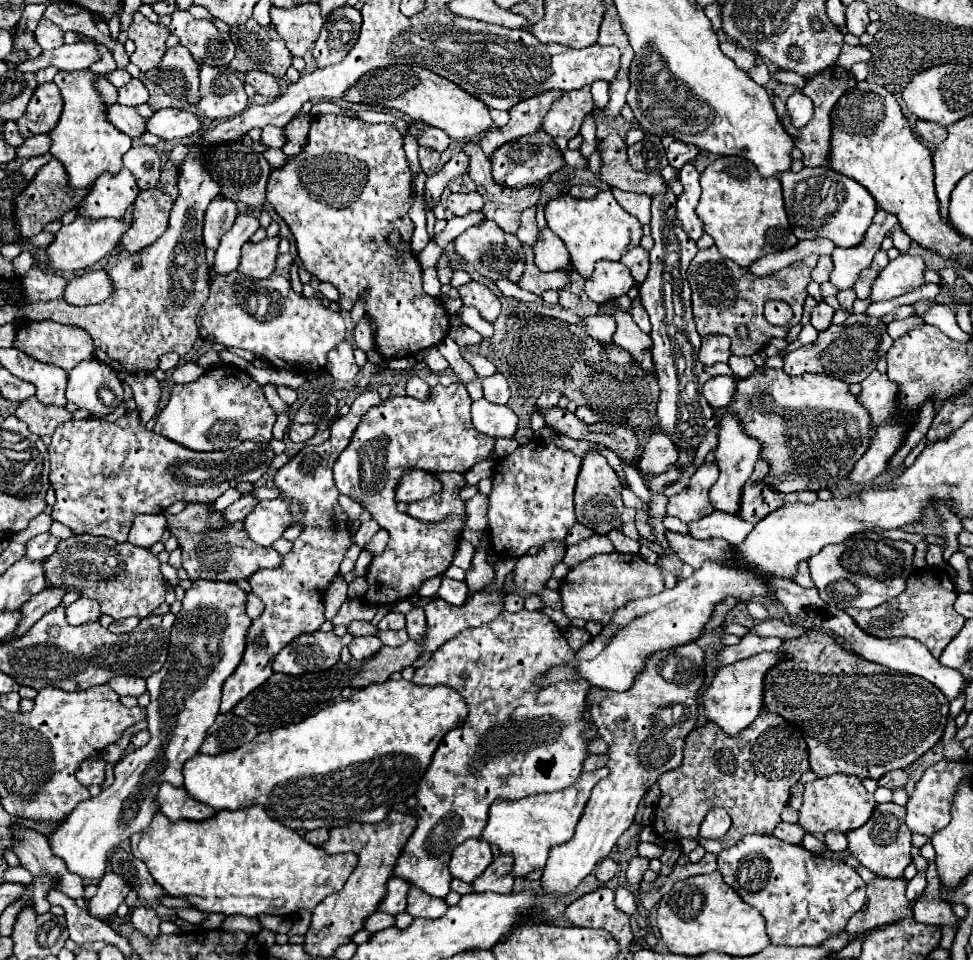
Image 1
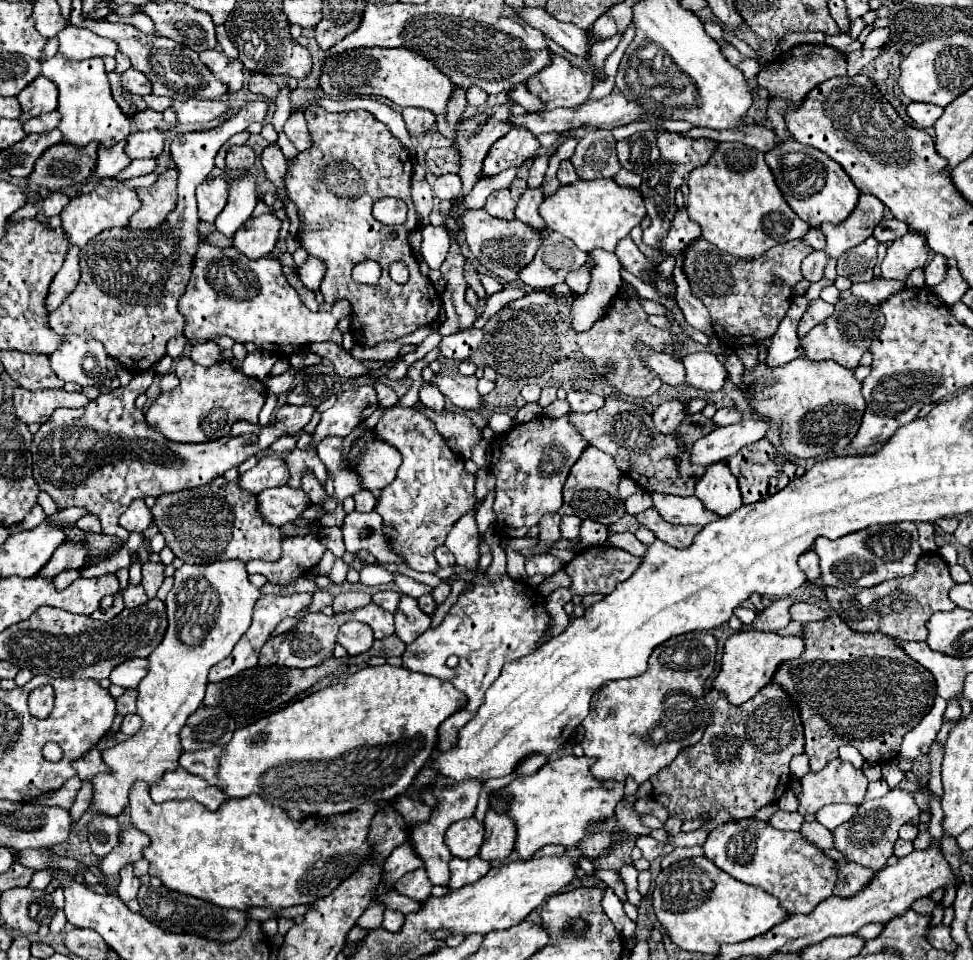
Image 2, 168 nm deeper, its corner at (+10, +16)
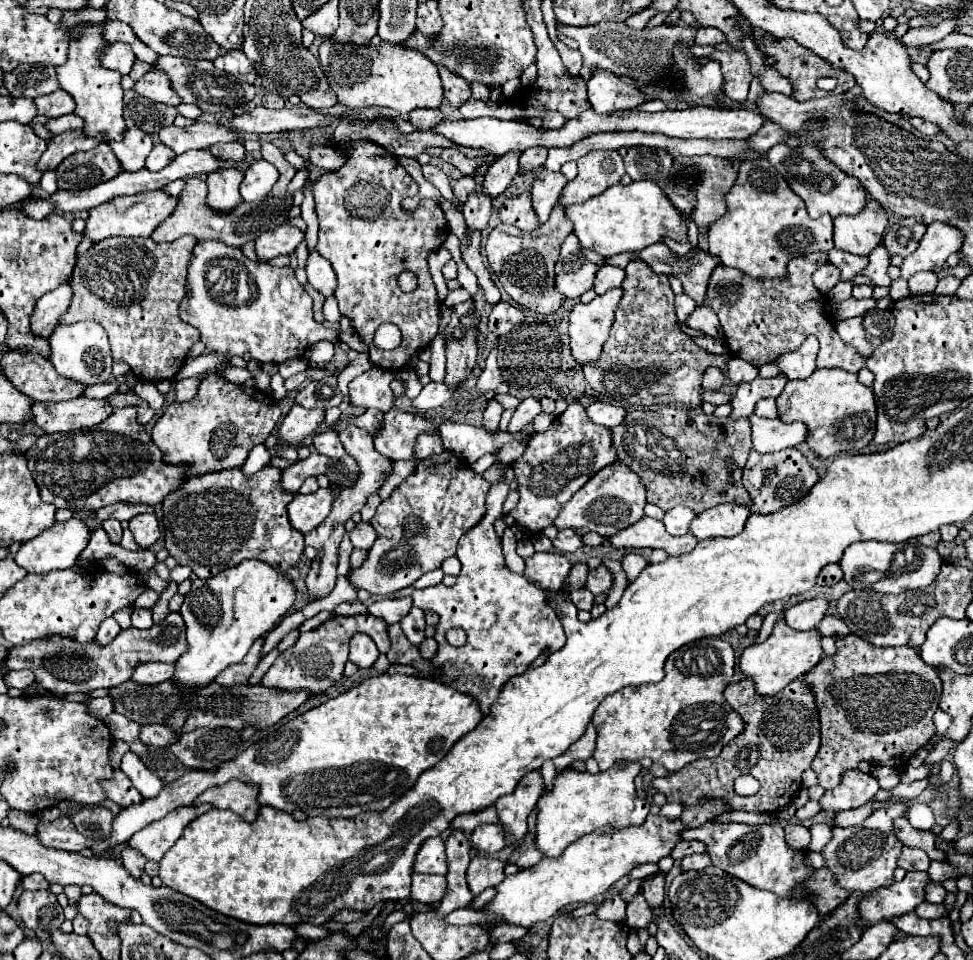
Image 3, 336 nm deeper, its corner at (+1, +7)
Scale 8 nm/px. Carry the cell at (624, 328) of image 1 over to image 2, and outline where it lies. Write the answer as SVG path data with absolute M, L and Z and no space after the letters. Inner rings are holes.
M637 344L637 350L643 356L645 364L651 370L655 370L665 384L669 384L669 386L685 384L685 366L683 366L683 362L679 362L673 356L663 354L663 352L651 352L643 344Z

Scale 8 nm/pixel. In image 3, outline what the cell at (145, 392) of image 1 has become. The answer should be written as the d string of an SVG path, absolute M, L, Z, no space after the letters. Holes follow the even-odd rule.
M182 379L176 383L176 401L190 401L198 391L200 379Z

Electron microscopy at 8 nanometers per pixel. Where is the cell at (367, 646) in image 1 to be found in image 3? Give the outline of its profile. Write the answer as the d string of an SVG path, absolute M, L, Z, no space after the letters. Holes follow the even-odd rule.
M356 633L350 639L350 661L358 667L372 667L378 659L380 651L376 643L366 633Z

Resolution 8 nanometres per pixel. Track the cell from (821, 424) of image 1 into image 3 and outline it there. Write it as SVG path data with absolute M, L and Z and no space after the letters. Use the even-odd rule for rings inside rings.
M816 369L808 379L788 381L784 391L776 397L778 419L784 423L800 421L808 427L806 445L818 459L828 459L844 453L860 451L870 445L876 431L876 403L870 387L858 381L858 375L848 373L844 369ZM850 419L858 421L852 427L852 435L846 431L846 423ZM866 419L866 423L862 423Z

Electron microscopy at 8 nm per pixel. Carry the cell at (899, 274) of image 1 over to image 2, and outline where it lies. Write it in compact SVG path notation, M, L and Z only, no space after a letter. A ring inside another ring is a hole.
M909 230L903 238L895 240L887 248L887 256L881 262L883 278L907 280L915 268L923 268L927 264L927 244L921 232Z

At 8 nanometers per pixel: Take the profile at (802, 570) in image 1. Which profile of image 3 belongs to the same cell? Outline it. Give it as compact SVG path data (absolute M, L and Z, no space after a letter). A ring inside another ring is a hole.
M830 563L830 565L826 565L826 567L820 571L820 575L818 575L818 585L836 585L840 579L842 579L840 565Z

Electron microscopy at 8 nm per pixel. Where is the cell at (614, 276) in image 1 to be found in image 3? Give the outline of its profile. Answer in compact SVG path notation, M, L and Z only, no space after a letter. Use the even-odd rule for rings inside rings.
M622 287L608 289L588 305L576 303L570 313L570 347L580 365L596 361L610 333Z

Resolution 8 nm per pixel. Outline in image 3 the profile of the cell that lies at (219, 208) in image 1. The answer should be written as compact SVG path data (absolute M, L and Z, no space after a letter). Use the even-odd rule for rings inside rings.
M222 169L222 171L212 171L206 179L208 183L208 195L206 203L212 211L218 213L230 213L234 211L240 203L242 197L238 193L238 185L244 177L244 171L240 169Z

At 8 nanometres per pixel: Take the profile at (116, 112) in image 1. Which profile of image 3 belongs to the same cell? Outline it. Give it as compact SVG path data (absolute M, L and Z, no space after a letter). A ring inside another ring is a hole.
M194 121L190 127L176 127L170 125L166 129L160 129L160 141L176 151L176 155L182 155L190 149L208 149L210 145L218 141L236 141L238 133L216 123L200 123Z

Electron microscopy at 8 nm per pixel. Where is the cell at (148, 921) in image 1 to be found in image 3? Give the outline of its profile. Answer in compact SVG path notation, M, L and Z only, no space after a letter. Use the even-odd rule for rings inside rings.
M126 847L126 849L122 851L122 865L126 867L126 871L128 871L134 879L140 879L140 877L142 877L144 863L146 863L146 859L144 859L136 849Z

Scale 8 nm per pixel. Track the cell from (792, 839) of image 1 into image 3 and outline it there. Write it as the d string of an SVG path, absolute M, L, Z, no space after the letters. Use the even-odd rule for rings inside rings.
M790 823L784 827L786 831L786 843L794 849L802 849L806 851L808 849L808 843L810 843L810 829L800 825L800 823Z

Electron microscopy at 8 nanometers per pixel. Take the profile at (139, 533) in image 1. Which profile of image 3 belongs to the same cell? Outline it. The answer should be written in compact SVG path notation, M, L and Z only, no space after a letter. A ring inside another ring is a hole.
M140 513L140 515L132 517L130 519L130 531L142 549L148 549L160 537L158 519L154 513Z

